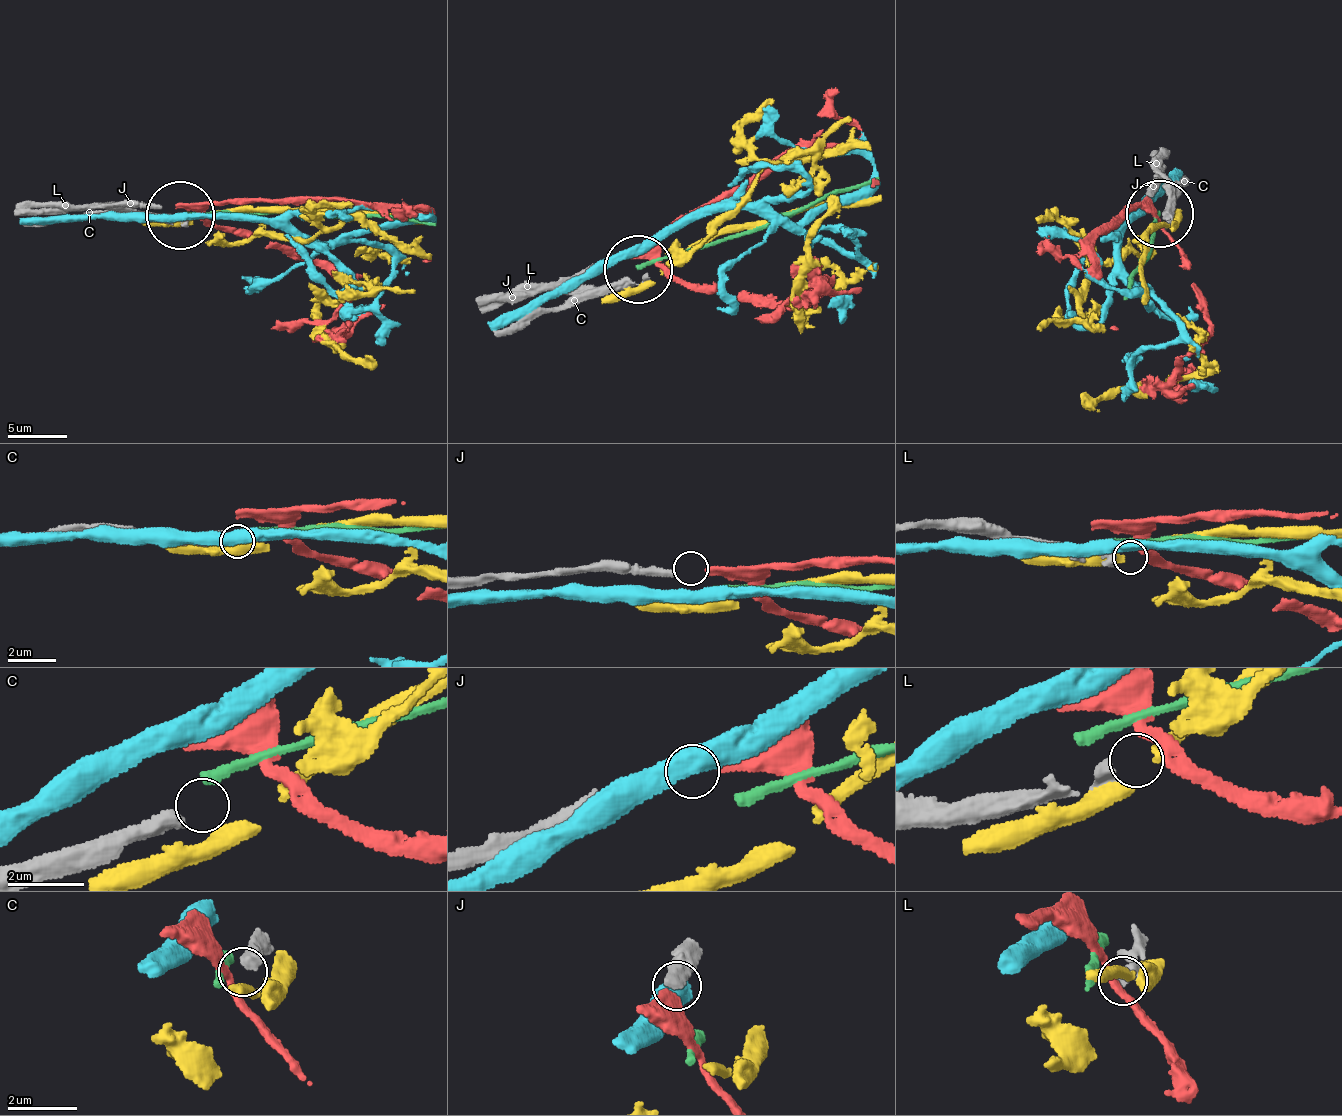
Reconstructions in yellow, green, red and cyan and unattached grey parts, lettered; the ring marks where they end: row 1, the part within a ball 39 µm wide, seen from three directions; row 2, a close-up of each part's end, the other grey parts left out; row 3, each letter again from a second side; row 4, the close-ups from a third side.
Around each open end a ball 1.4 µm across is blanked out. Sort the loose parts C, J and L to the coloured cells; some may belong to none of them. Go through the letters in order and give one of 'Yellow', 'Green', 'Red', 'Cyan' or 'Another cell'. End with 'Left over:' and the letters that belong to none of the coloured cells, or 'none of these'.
C: Another cell
J: Red
L: Another cell
Left over: C, L

